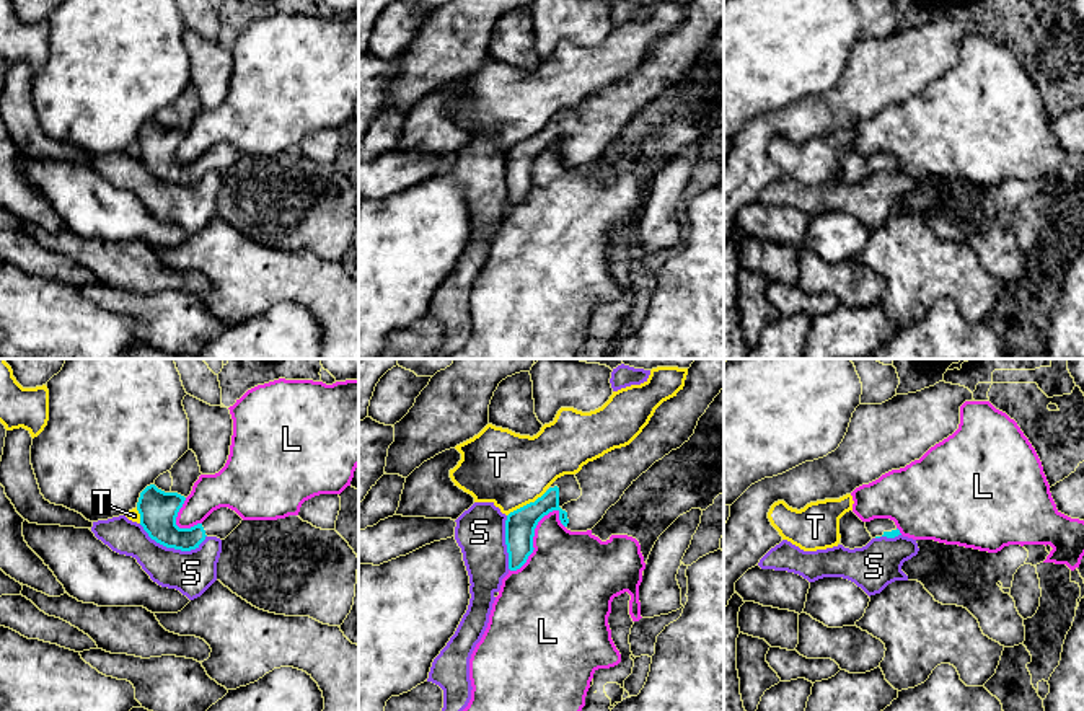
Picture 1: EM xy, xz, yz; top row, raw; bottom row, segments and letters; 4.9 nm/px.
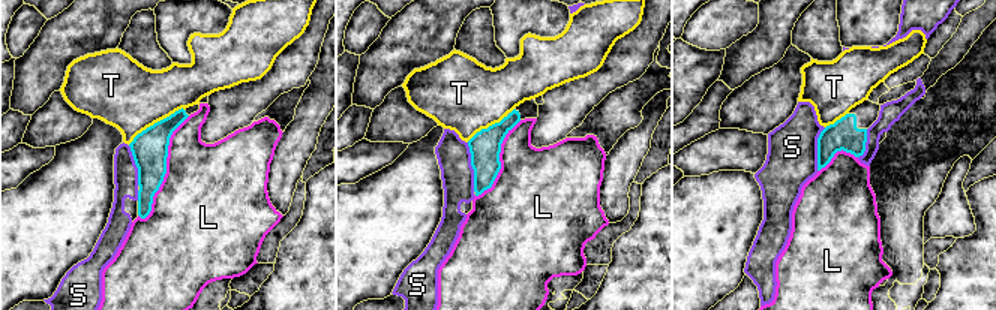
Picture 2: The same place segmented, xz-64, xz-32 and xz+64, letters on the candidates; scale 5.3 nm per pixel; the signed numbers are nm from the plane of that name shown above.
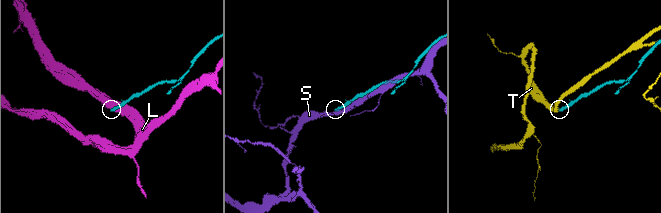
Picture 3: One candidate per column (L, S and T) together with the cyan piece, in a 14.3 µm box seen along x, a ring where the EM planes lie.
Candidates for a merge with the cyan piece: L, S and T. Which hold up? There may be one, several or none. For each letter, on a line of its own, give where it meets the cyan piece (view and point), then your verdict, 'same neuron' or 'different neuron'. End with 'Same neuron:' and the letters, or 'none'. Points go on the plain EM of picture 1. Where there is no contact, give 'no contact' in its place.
L: xz (532, 175) | different neuron
S: xy (171, 181) | different neuron
T: xz (527, 139) | different neuron
Same neuron: none

